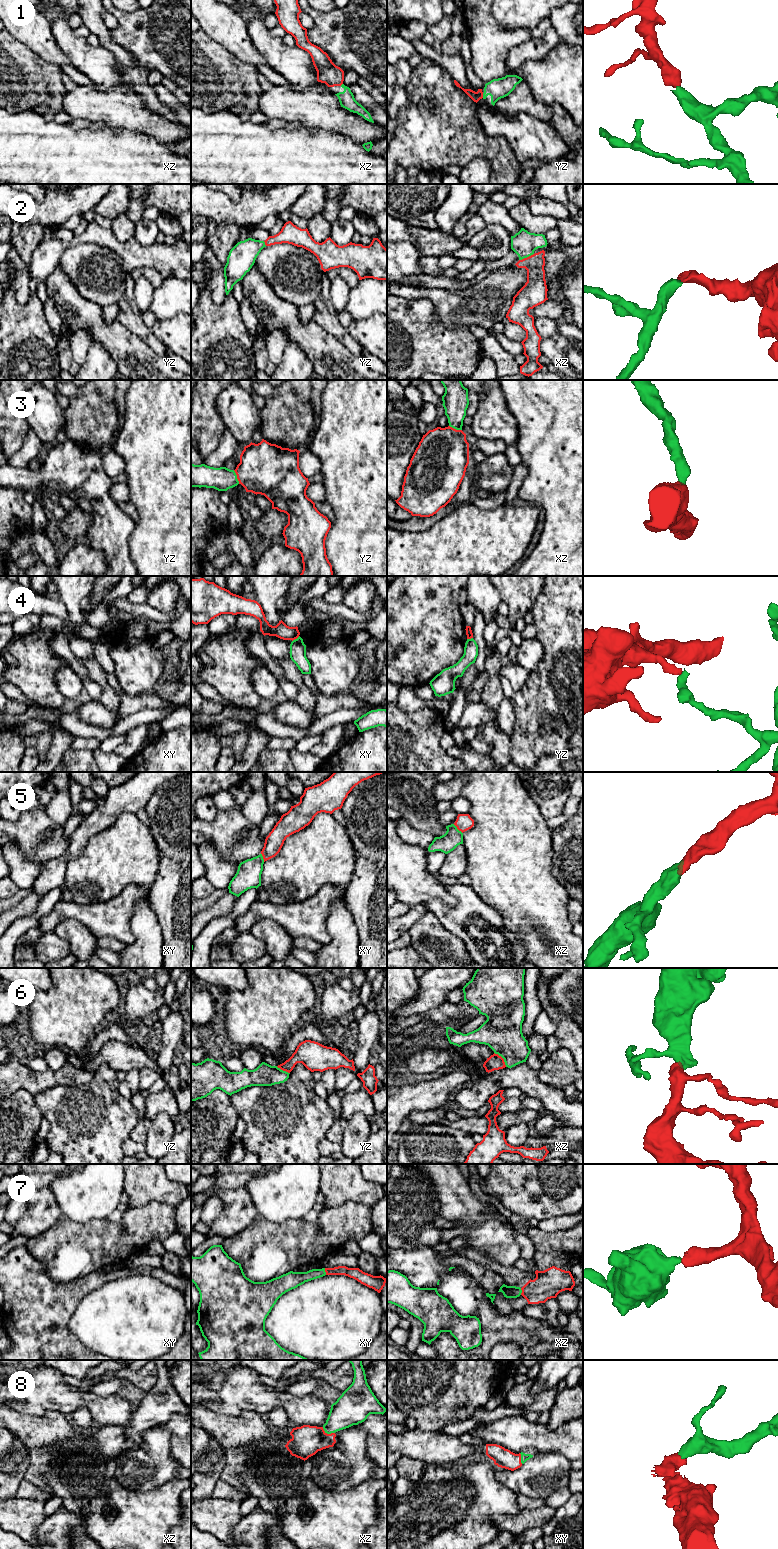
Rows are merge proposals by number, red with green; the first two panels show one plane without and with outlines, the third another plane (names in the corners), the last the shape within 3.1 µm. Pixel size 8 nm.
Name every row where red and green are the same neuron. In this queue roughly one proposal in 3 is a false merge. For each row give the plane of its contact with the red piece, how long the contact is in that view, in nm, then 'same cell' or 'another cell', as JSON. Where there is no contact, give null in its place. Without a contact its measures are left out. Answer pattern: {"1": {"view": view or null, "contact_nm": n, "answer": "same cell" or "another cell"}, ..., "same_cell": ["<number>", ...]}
{"1": {"view": "yz", "contact_nm": 40, "answer": "same cell"}, "2": {"view": "xz", "contact_nm": 130, "answer": "same cell"}, "3": {"view": "yz", "contact_nm": 120, "answer": "same cell"}, "4": {"view": "xy", "contact_nm": 80, "answer": "another cell"}, "5": {"view": "xz", "contact_nm": 110, "answer": "same cell"}, "6": {"view": "xz", "contact_nm": 160, "answer": "another cell"}, "7": {"view": "xy", "contact_nm": 60, "answer": "same cell"}, "8": {"view": "xz", "contact_nm": 120, "answer": "same cell"}, "same_cell": ["1", "2", "3", "5", "7", "8"]}

